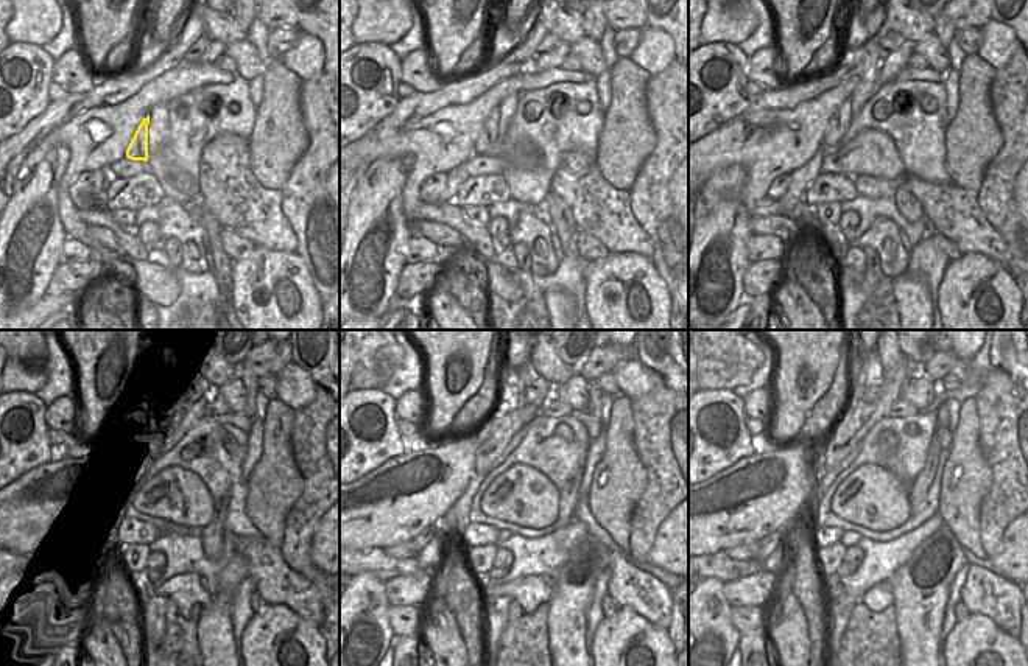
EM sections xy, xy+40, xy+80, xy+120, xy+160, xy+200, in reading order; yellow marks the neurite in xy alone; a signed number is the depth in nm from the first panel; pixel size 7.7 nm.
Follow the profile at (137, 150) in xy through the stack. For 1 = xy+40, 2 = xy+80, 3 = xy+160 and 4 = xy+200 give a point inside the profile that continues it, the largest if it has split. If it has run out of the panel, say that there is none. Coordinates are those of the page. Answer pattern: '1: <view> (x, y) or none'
1: xy+40 (488, 136)
2: xy+80 (838, 125)
3: xy+160 (500, 428)
4: xy+200 (852, 425)

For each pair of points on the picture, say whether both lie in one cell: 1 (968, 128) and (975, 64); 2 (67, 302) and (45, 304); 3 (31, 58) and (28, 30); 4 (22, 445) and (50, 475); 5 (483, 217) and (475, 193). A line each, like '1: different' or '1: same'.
1: same
2: same
3: different
4: different
5: different

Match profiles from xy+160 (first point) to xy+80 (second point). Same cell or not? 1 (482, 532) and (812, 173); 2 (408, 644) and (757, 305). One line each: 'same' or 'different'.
1: different
2: same

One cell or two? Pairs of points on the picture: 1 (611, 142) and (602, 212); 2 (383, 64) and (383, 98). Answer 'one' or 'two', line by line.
1: two
2: one

